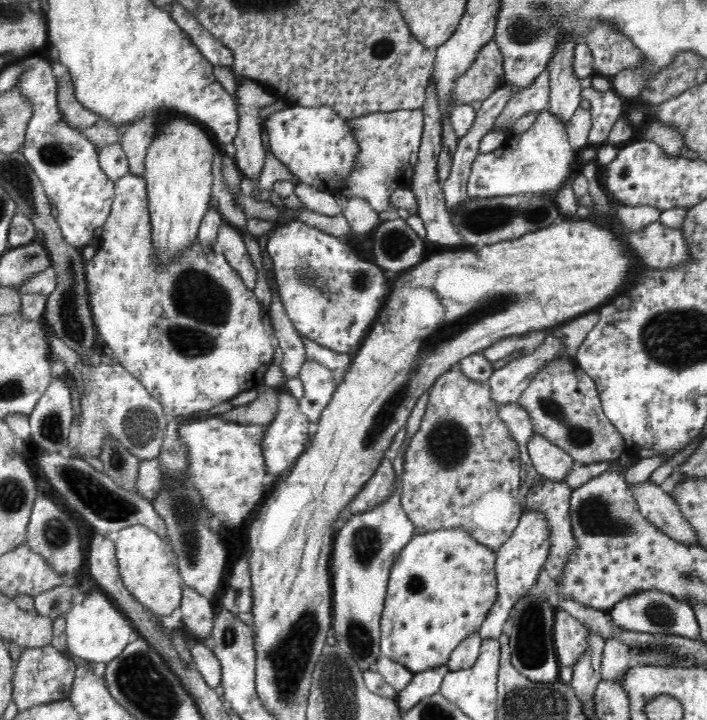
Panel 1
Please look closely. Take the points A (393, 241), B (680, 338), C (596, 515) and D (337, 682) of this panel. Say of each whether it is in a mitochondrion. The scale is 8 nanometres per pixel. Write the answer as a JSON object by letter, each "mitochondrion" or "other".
{"A":"mitochondrion","B":"mitochondrion","C":"mitochondrion","D":"mitochondrion"}

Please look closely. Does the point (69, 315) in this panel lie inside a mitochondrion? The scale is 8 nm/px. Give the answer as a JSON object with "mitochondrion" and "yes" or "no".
{"mitochondrion":"yes"}

